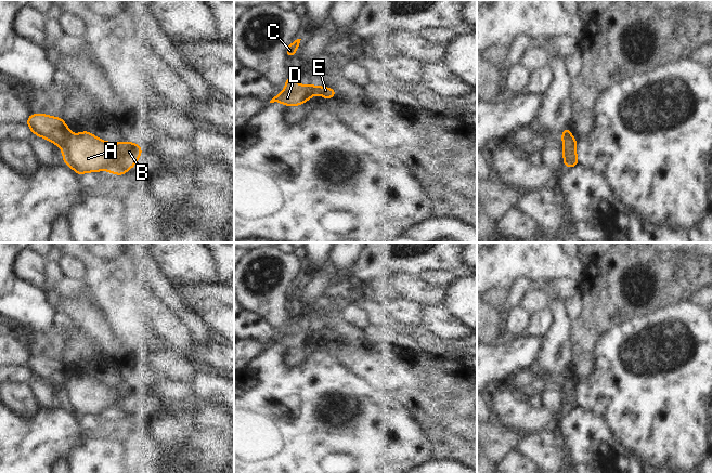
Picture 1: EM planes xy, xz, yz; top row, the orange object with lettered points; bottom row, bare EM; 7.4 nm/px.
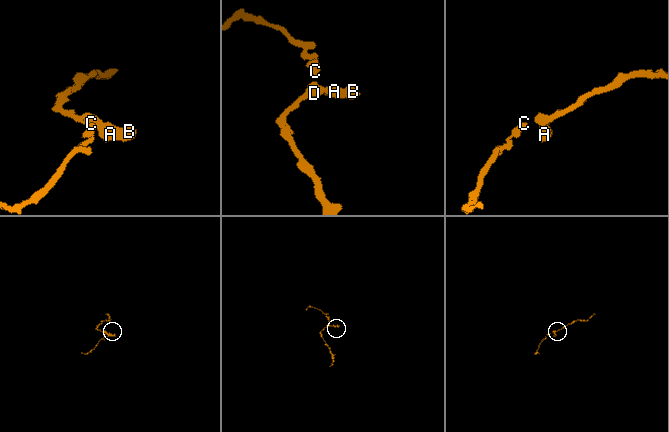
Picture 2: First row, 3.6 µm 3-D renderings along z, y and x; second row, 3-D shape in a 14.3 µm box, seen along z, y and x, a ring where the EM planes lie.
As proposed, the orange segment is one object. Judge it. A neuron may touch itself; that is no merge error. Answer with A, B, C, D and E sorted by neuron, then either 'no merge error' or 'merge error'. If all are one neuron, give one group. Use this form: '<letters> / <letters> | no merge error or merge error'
A B E / C D | merge error

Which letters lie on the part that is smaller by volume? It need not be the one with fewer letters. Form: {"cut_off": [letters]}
{"cut_off": ["A", "B", "E"]}

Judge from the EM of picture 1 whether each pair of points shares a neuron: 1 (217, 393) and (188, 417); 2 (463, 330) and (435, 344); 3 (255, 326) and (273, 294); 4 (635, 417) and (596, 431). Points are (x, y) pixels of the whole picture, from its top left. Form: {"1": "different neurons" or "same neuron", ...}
{"1": "different neurons", "2": "different neurons", "3": "different neurons", "4": "different neurons"}

